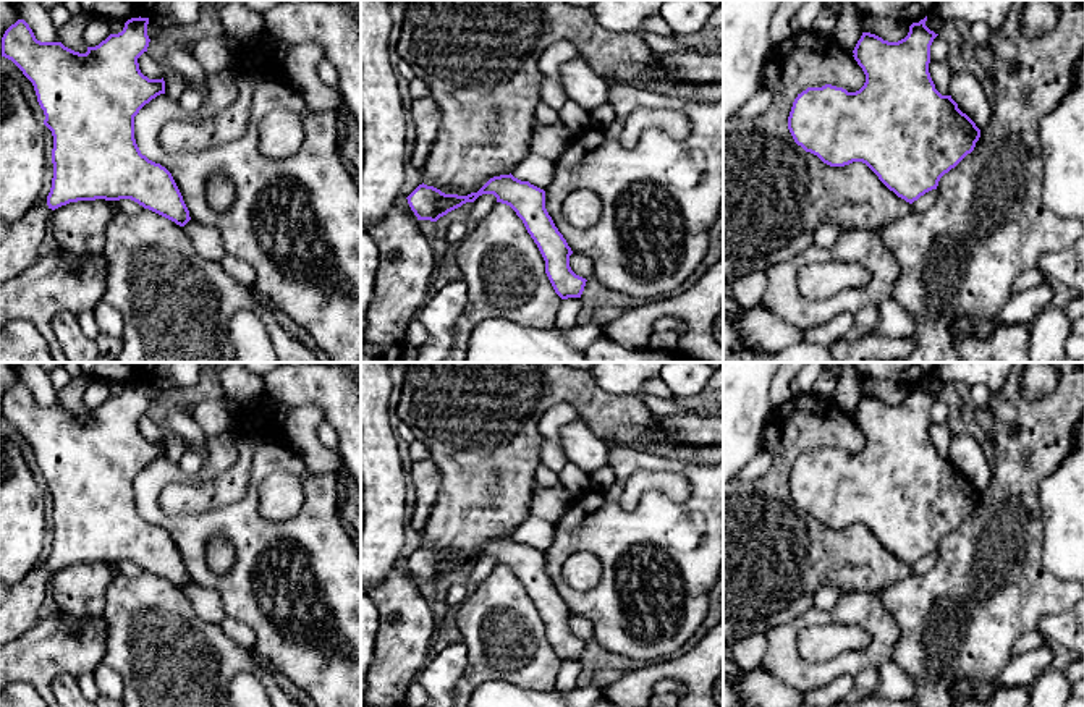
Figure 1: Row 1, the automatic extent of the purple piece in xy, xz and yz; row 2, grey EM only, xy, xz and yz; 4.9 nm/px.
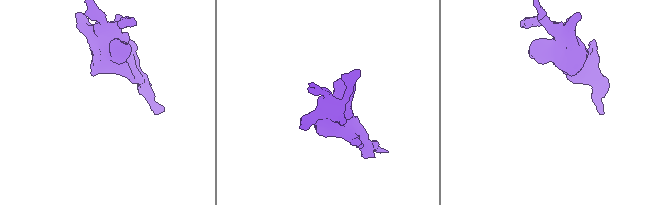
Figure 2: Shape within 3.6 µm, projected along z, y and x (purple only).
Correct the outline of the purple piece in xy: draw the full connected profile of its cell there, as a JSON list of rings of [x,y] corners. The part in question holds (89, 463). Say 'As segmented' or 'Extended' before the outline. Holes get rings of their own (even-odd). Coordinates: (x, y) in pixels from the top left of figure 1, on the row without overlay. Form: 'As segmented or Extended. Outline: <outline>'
Extended. Outline: [[[131,380],[118,396],[110,396],[95,409],[87,409],[86,416],[74,414],[61,404],[40,404],[24,382],[11,387],[2,400],[2,419],[11,422],[32,445],[37,464],[44,472],[44,487],[52,493],[53,540],[47,558],[47,566],[39,565],[19,582],[6,584],[0,581],[0,649],[24,634],[37,620],[45,597],[45,587],[52,574],[61,568],[78,563],[120,563],[131,561],[180,589],[191,579],[183,558],[171,536],[141,516],[134,502],[134,479],[139,472],[160,456],[165,456],[165,443],[149,442],[139,432],[138,421],[147,414],[149,380]]]

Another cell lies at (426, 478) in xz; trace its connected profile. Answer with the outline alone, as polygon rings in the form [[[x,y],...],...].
[[[432,459],[413,461],[409,469],[409,481],[416,490],[414,513],[409,524],[414,531],[422,532],[429,523],[430,511],[438,497],[442,474]]]

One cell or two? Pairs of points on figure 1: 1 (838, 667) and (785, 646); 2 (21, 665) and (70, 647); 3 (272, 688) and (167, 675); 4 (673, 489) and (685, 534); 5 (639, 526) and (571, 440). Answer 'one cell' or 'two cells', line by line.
1: one cell
2: one cell
3: one cell
4: two cells
5: two cells

